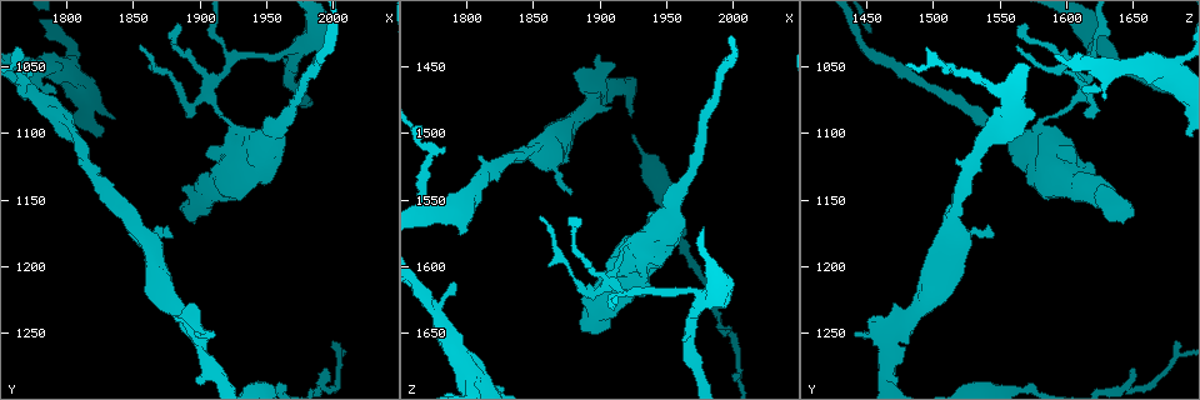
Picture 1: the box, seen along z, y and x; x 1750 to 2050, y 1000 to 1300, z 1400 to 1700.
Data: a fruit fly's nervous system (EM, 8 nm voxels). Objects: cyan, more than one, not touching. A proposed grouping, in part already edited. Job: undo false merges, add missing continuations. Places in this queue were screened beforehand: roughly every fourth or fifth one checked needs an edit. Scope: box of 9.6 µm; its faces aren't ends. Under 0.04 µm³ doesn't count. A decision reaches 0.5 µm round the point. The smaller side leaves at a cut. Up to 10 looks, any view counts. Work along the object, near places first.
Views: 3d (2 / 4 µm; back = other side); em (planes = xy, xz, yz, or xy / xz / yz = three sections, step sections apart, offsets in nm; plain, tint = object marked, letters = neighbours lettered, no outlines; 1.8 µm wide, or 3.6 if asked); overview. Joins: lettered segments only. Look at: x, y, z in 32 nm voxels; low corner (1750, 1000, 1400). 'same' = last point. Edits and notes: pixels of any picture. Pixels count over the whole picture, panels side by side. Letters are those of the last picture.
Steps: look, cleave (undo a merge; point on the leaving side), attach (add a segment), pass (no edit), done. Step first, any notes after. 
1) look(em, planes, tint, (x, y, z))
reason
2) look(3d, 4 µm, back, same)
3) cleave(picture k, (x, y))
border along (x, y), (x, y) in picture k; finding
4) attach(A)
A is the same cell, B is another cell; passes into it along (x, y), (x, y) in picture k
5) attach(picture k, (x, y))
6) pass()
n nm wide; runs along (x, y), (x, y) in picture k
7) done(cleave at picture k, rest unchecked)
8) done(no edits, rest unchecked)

look(em, planes, tint, (1784, 1052, 1512))
branch stops here

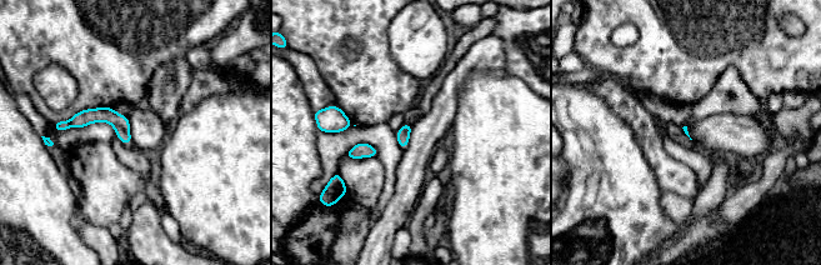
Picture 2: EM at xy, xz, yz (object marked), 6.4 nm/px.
look(em, planes, letters, same)

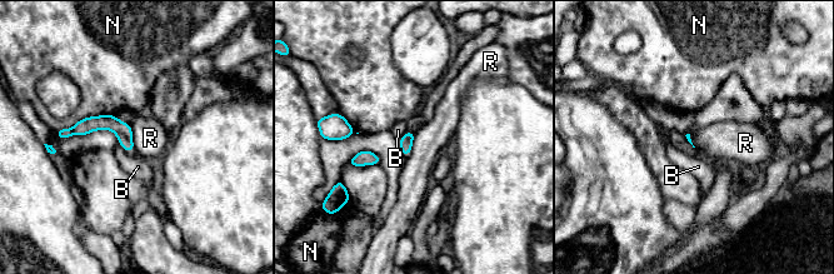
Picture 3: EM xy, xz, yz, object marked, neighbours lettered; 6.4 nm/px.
cleave(picture 3, (65, 133))
B, N and R are other cells; border along (70, 129), (73, 133) in picture 3; two cells meet here

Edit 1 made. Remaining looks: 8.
look(overview)
redraw

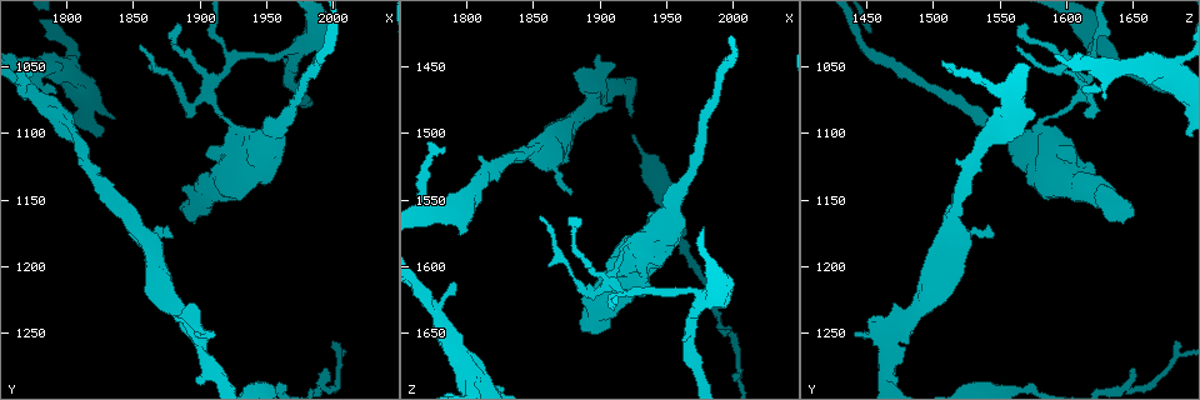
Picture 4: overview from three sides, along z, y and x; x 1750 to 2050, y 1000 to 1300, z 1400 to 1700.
look(3d, 2 µm, (1888, 1242, 1450))
an open end

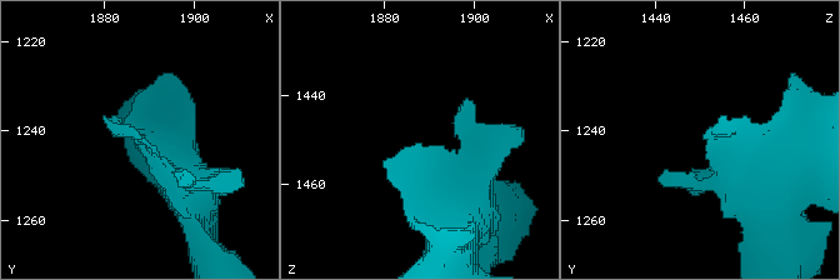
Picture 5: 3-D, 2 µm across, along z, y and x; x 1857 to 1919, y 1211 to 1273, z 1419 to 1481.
look(em, xy, step 4, tint, (1890, 1244, 1452))

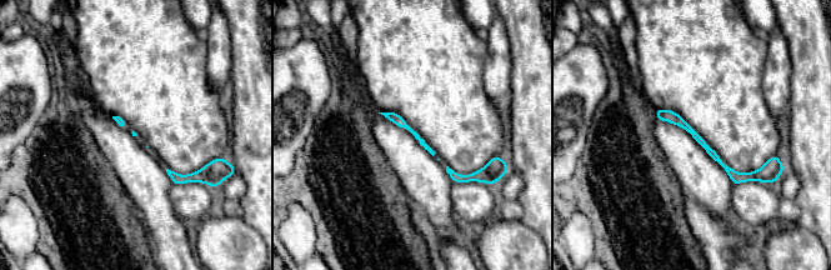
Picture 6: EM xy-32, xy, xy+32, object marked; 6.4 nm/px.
look(em, xz, step 16, letters, same)
cut it another way

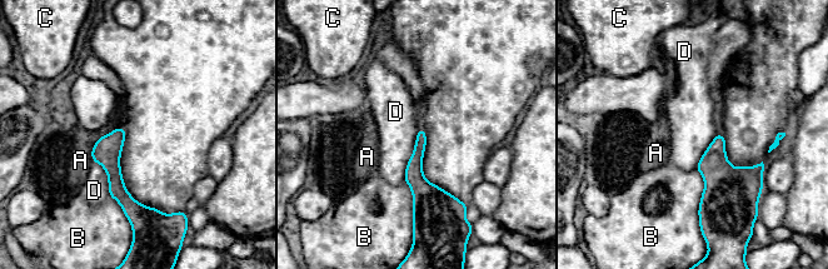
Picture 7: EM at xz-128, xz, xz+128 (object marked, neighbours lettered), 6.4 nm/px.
pass()
A, B, C and D are other cells; border along (418, 129), (403, 180) in picture 7; none of them fits

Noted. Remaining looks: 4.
look(3d, 2 µm, (1884, 1020, 1566))
free end

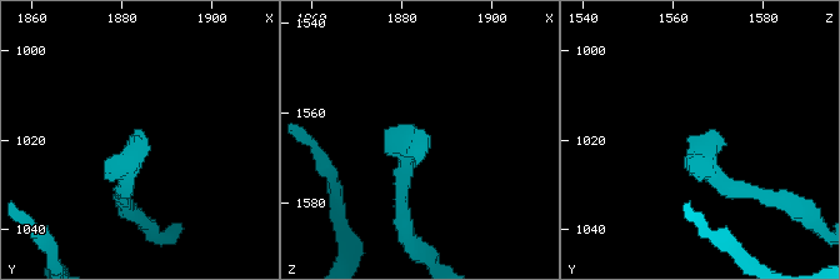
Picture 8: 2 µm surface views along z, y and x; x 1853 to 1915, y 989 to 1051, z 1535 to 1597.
look(em, planes, letters, (1884, 1019, 1566))

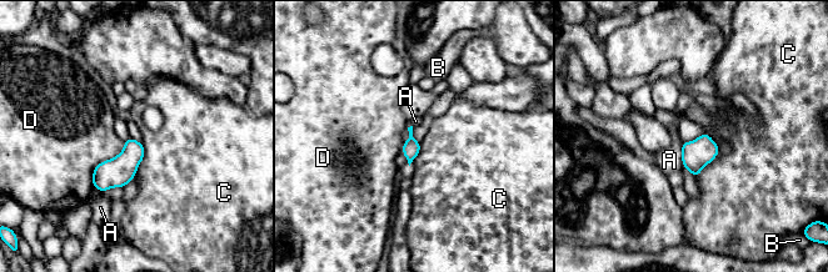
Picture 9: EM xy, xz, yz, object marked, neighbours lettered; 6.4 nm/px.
pass()
110 nm wide; A, B, C and D are other cells; border along (707, 132), (718, 154), (696, 179) in picture 9; no lettered segment goes on from it

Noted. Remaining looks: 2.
look(3d, 2 µm, (1906, 1070, 1612))
thick turns thin

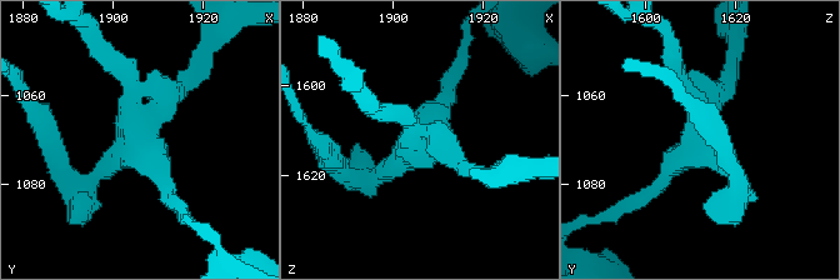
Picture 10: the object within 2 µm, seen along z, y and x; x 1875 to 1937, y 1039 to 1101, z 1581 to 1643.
look(em, planes, letters, (1907, 1070, 1612))
now the EM

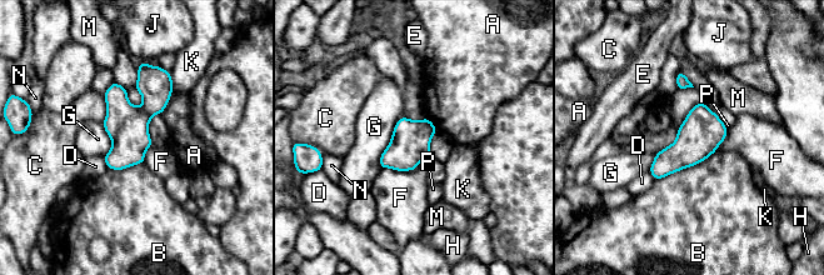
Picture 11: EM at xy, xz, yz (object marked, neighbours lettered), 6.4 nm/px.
pass()
A, B, C, D, E, F, G, H, J, K, M, N and P are other cells; border along (429, 155), (410, 170), (381, 169) in picture 11; continuous, no second cell

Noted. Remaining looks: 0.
done(cleave at picture 3, rest unchecked)

